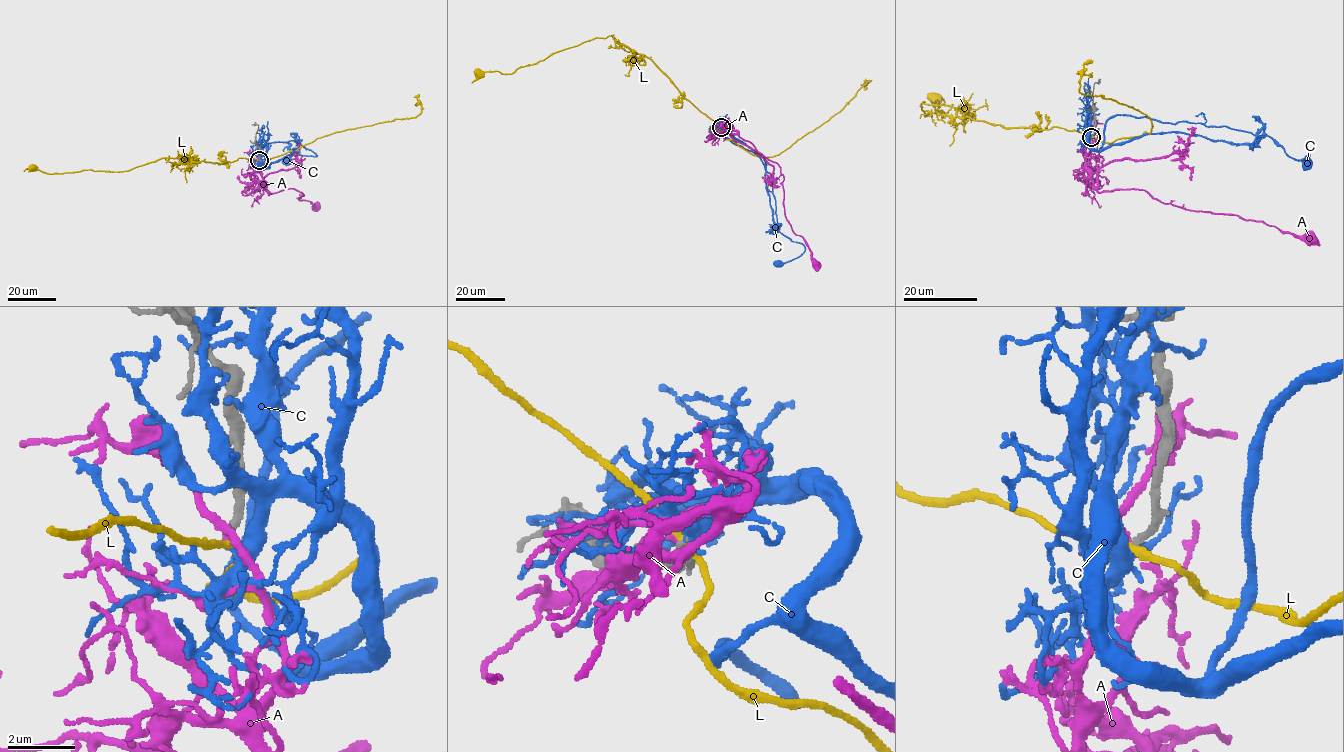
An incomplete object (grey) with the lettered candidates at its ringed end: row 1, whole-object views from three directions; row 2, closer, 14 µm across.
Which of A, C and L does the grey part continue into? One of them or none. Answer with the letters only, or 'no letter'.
C

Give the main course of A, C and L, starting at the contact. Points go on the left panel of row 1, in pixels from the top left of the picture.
A: (258, 159), (269, 195), (293, 188), (304, 196), (297, 197), (299, 200), (309, 201), (316, 207)
C: (258, 160), (268, 159), (265, 168), (292, 148), (297, 152), (300, 144), (317, 155), (294, 154), (287, 160)
L: (258, 159), (241, 158), (218, 164), (194, 162), (187, 156), (164, 158), (121, 171), (47, 174), (32, 168)

